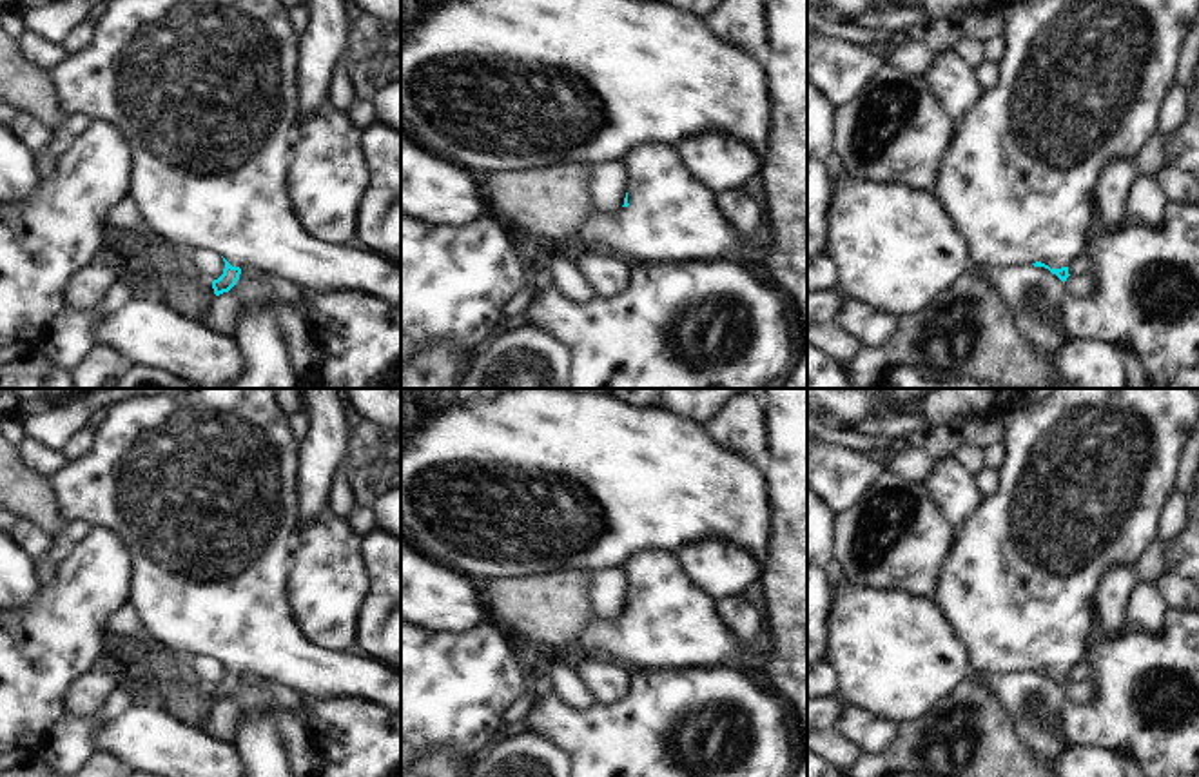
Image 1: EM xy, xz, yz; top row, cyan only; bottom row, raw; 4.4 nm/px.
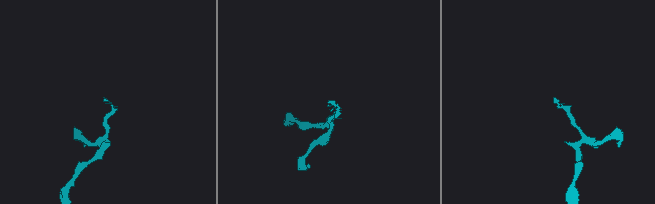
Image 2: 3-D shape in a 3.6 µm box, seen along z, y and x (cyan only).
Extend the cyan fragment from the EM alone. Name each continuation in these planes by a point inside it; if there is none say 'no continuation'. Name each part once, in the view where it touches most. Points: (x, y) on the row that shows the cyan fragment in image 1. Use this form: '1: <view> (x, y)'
1: yz (1082, 82)

